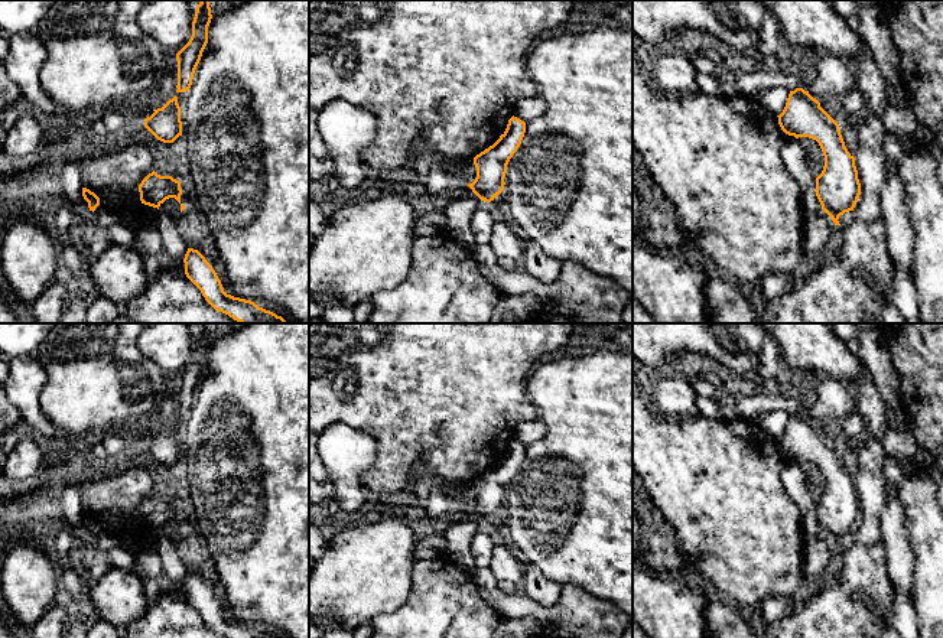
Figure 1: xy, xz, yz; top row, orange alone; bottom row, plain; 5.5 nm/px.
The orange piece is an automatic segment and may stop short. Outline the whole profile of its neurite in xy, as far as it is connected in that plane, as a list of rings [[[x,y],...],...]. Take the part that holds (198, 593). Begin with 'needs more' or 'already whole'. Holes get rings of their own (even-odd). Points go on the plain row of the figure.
already whole | [[[188,572],[183,586],[186,600],[215,634],[225,638],[276,638],[251,624],[227,618],[215,593],[198,573]]]

